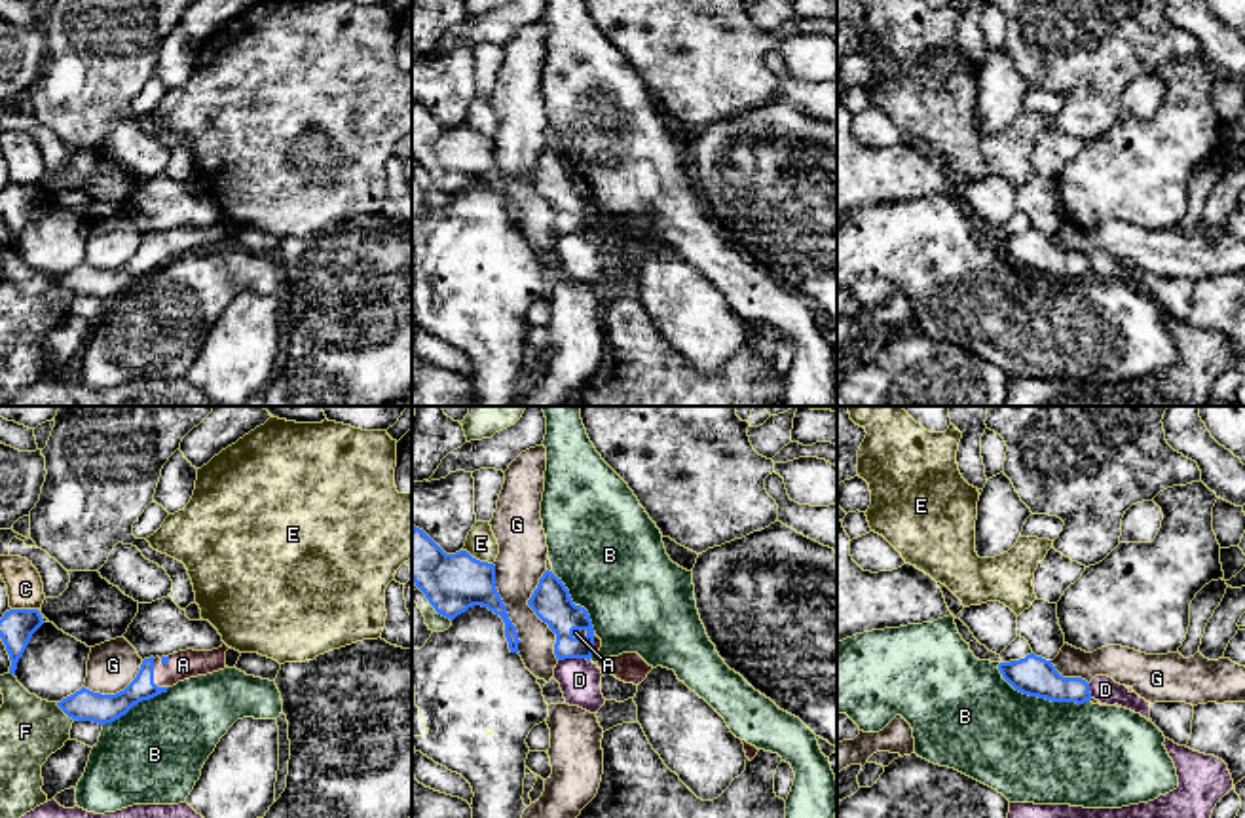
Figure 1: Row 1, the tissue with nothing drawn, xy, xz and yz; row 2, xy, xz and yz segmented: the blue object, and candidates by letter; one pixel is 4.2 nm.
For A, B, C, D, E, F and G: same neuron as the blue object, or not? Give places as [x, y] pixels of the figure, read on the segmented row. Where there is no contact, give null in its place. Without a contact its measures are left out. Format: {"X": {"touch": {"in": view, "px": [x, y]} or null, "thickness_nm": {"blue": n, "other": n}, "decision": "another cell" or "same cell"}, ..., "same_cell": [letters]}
{"A": {"touch": {"in": "xy", "px": [152, 678]}, "thickness_nm": {"blue": 130, "other": 120}, "decision": "another cell"}, "B": {"touch": {"in": "yz", "px": [1040, 697]}, "thickness_nm": {"blue": 170, "other": 440}, "decision": "another cell"}, "C": {"touch": {"in": "xy", "px": [25, 610]}, "thickness_nm": {"blue": 140, "other": 160}, "decision": "another cell"}, "D": {"touch": {"in": "xz", "px": [574, 657]}, "thickness_nm": {"blue": 160, "other": 180}, "decision": "another cell"}, "E": {"touch": {"in": "xz", "px": [479, 560]}, "thickness_nm": {"blue": 260, "other": 130}, "decision": "another cell"}, "F": {"touch": {"in": "xy", "px": [65, 712]}, "thickness_nm": {"blue": 140, "other": 280}, "decision": "another cell"}, "G": {"touch": {"in": "xz", "px": [538, 615]}, "thickness_nm": {"blue": 170, "other": 200}, "decision": "another cell"}, "same_cell": []}

